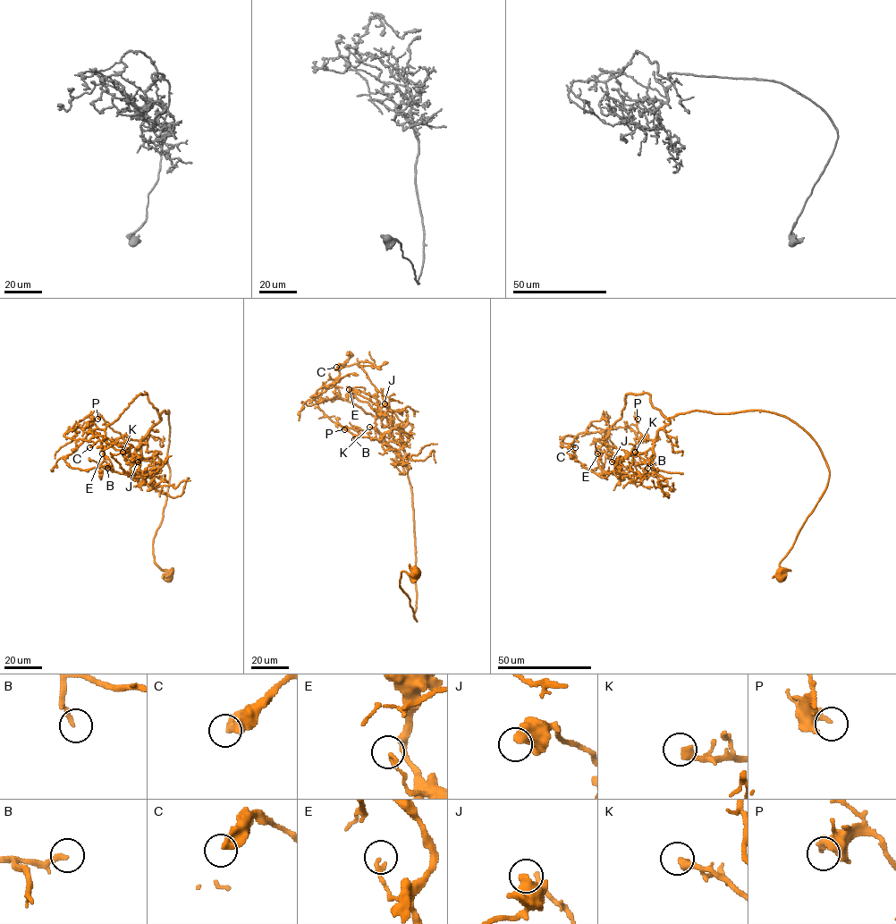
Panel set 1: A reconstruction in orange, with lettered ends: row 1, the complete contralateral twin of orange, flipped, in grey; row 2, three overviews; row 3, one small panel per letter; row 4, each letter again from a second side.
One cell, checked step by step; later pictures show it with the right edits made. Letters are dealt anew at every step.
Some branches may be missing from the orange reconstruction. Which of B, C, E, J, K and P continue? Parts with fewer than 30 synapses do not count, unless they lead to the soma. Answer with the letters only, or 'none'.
B, K

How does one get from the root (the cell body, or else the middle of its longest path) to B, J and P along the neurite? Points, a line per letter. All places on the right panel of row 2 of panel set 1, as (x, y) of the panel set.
B: (781, 578), (780, 563), (829, 474), (802, 428), (758, 410), (677, 414), (658, 431), (648, 475), (647, 468)
J: (781, 578), (829, 474), (795, 423), (758, 410), (692, 411), (658, 431), (646, 478), (612, 462)
P: (781, 578), (780, 563), (828, 481), (815, 440), (789, 419), (758, 410), (677, 414), (647, 441), (638, 419)

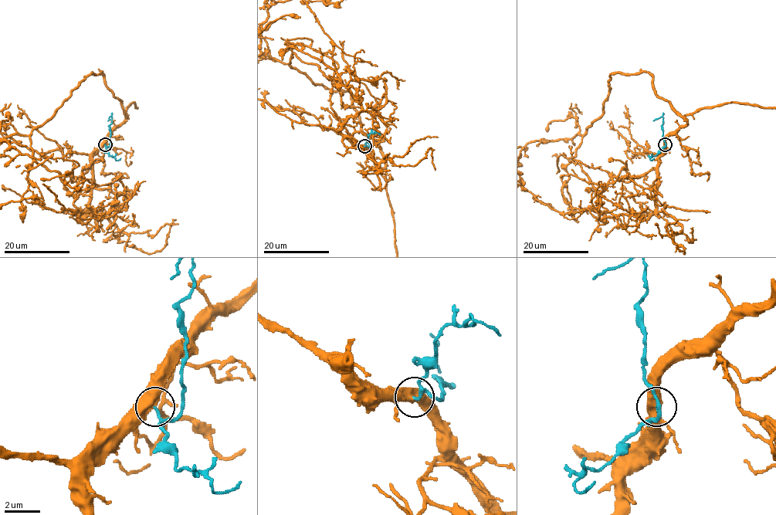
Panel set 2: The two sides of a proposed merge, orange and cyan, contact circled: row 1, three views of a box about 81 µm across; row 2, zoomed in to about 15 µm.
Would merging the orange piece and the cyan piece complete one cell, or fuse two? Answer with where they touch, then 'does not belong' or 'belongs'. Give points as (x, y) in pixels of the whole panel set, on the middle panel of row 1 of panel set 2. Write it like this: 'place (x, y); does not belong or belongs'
place (364, 146); belongs

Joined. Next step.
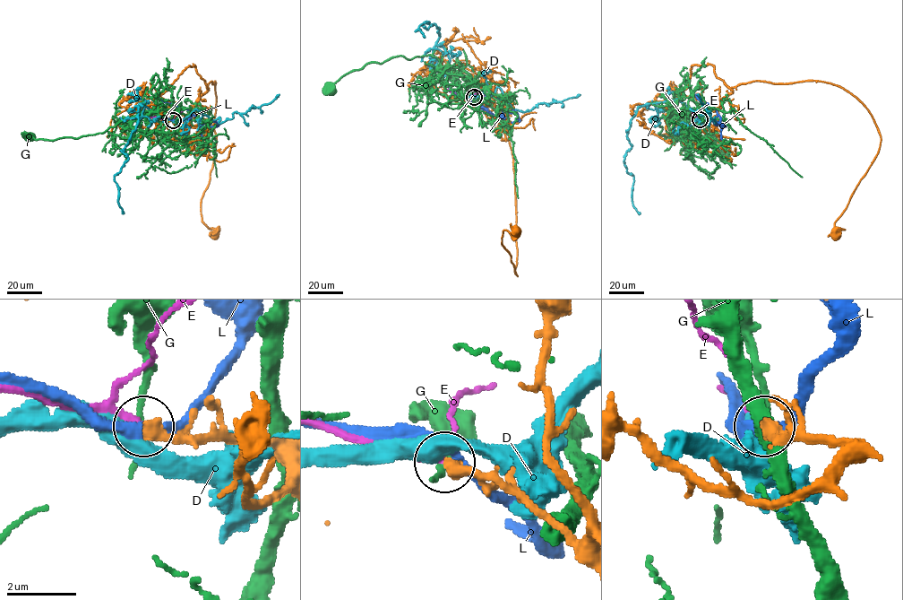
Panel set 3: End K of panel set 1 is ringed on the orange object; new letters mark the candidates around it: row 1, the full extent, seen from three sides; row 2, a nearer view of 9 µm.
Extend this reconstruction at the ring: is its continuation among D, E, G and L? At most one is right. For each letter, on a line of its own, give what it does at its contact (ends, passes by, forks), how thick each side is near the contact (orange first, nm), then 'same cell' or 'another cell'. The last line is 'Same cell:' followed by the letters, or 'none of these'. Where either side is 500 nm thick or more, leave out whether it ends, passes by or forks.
D: 400/500 nm | another cell
E: it ends | 400/240 nm | same cell
G: it passes by | 400/160 nm | another cell
L: it passes by | 320/280 nm | another cell
Same cell: E

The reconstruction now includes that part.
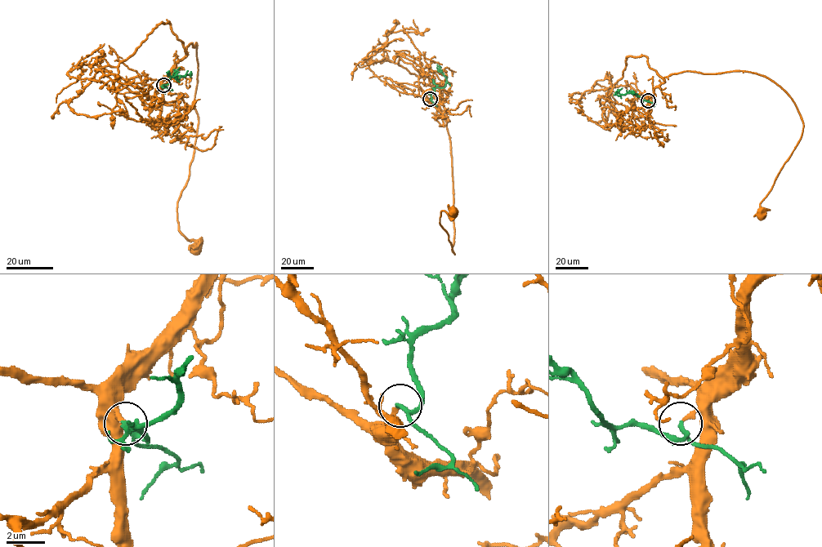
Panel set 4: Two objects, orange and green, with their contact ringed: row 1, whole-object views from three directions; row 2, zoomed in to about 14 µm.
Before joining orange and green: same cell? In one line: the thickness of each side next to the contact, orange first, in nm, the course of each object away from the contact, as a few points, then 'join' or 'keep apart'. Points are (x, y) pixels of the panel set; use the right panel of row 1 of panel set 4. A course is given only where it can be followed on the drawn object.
calibres 220 and 180 nm; course orange (649, 100), (663, 78), (685, 71), (755, 73), (786, 92), (803, 131), (760, 204), (766, 210), (761, 217); course green (648, 100), (642, 100), (636, 94), (618, 95), (617, 92), (621, 98); join

